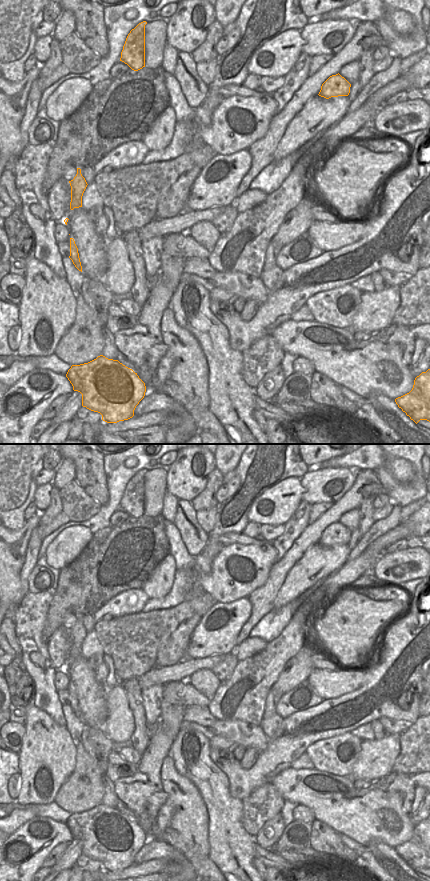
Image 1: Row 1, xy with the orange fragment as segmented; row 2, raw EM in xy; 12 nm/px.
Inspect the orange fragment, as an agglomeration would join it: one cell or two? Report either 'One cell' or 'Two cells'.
Two cells.

